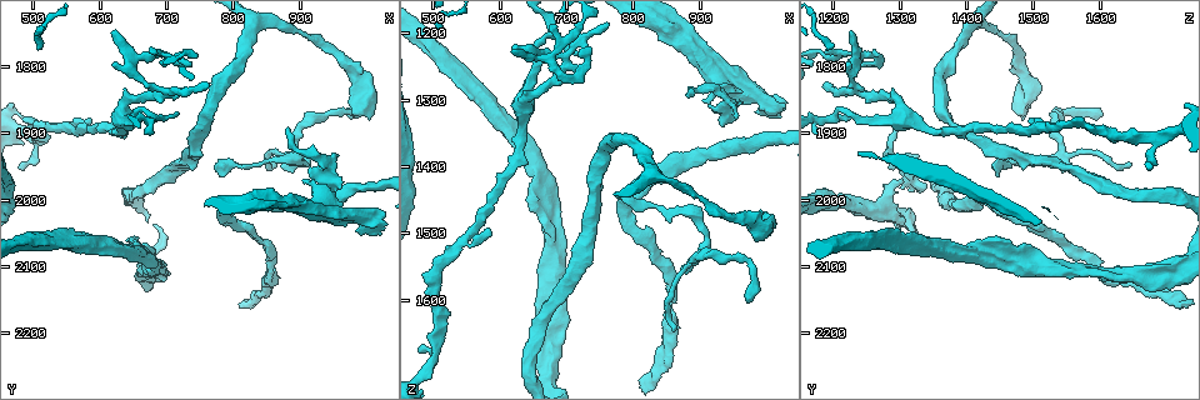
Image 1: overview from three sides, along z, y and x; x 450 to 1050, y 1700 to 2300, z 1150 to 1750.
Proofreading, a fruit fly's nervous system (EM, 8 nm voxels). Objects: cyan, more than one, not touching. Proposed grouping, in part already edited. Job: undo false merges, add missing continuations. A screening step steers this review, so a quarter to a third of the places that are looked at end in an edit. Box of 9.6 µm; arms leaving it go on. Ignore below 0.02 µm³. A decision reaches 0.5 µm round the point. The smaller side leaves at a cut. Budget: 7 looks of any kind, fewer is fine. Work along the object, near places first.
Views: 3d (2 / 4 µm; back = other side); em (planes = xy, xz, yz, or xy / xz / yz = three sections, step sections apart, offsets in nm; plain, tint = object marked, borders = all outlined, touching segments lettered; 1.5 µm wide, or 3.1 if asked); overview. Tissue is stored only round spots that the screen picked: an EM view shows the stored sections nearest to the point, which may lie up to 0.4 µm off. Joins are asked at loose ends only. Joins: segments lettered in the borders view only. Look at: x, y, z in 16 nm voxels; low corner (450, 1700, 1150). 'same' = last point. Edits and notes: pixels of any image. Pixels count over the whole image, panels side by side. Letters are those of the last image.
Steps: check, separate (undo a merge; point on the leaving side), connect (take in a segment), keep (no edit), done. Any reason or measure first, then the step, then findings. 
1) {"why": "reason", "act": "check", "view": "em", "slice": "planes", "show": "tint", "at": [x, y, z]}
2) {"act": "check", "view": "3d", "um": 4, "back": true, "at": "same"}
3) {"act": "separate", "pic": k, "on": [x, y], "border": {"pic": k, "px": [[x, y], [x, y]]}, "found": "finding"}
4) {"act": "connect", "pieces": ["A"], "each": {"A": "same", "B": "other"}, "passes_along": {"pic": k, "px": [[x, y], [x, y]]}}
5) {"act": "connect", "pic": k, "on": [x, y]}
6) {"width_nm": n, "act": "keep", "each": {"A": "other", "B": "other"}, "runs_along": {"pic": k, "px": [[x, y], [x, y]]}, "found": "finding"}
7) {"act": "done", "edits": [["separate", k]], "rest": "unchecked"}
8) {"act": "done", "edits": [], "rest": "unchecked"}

{"act": "check", "view": "em", "slice": "xz", "step": 8, "show": "borders", "at": [975, 1870, 1605]}

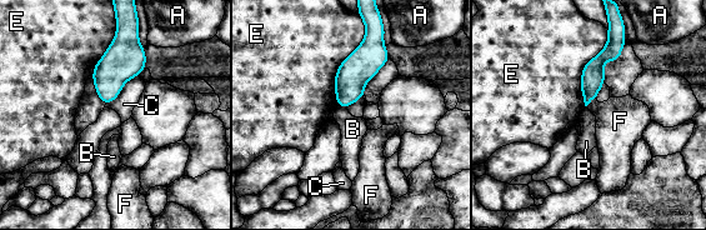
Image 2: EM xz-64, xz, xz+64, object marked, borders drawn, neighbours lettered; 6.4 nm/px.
{"act": "keep", "each": {"A": "other", "B": "other", "C": "other", "E": "other", "F": "other"}, "border": {"pic": 2, "px": [[338, 105], [346, 108]]}, "found": "no lettered segment goes on from it"}

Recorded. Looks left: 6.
{"why": "thin end", "act": "check", "view": "em", "slice": "planes", "show": "borders", "at": [880, 1895, 1295]}

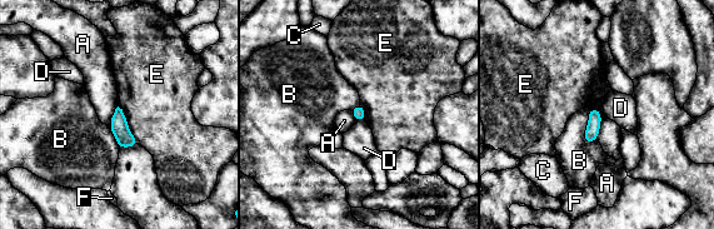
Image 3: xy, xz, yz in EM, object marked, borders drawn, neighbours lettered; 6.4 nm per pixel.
{"act": "keep", "each": {"A": "other", "B": "other", "C": "other", "D": "other", "E": "other", "F": "other"}, "border": {"pic": 3, "px": [[590, 106], [600, 111], [597, 138]]}, "found": "none of them fits"}

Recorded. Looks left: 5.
{"why": "branch stops here", "act": "check", "view": "em", "slice": "xz", "step": 4, "show": "borders", "at": [865, 1950, 1650]}

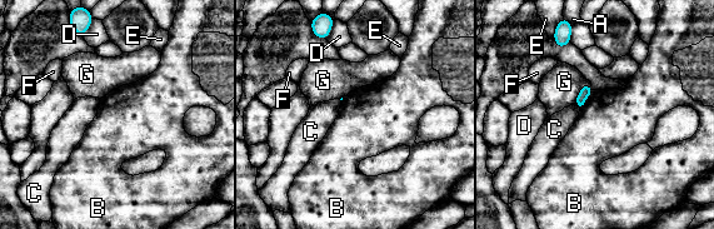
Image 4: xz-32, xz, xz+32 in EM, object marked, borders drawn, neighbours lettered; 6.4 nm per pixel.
{"act": "check", "view": "em", "slice": "planes", "show": "borders", "at": "same"}

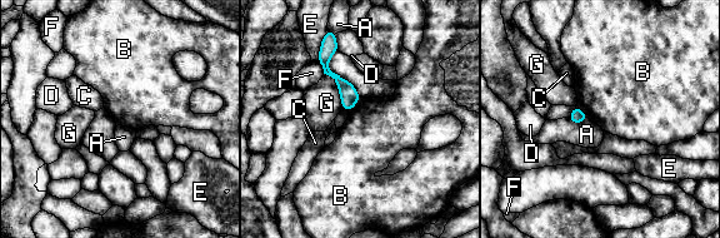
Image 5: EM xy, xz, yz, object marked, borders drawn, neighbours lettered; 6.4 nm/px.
{"act": "keep", "each": {"A": "other", "B": "other", "C": "other", "D": "other", "E": "other", "F": "other", "G": "other"}, "runs_along": {"pic": 5, "px": [[331, 50], [325, 68], [349, 107]]}, "found": "no lettered segment goes on from it"}

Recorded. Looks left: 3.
{"act": "done", "edits": [], "rest": "unchecked"}

